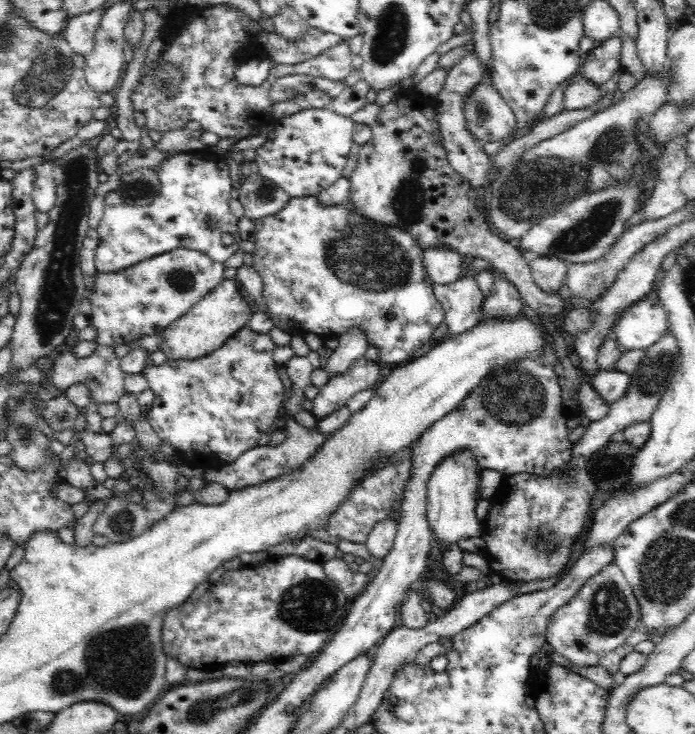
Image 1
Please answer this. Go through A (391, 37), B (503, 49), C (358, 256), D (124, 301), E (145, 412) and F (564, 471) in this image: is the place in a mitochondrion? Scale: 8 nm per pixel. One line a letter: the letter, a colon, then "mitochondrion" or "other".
A: mitochondrion
B: other
C: mitochondrion
D: other
E: other
F: other

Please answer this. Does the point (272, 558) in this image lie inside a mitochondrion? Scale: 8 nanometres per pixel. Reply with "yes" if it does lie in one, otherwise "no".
no

